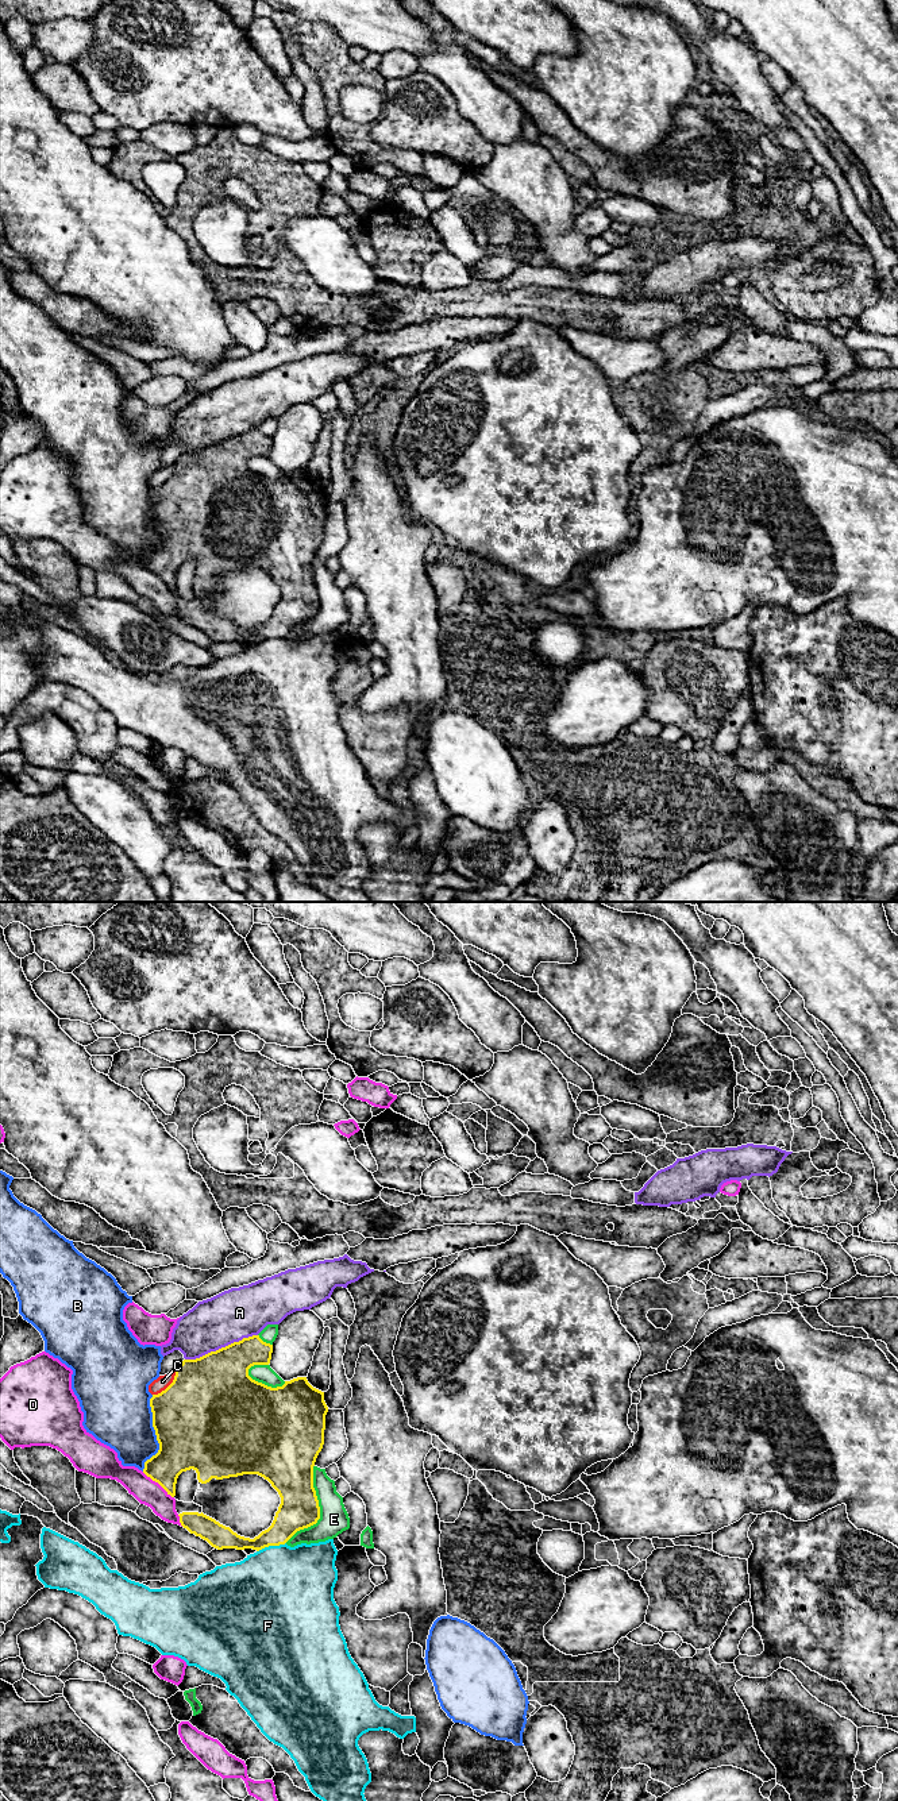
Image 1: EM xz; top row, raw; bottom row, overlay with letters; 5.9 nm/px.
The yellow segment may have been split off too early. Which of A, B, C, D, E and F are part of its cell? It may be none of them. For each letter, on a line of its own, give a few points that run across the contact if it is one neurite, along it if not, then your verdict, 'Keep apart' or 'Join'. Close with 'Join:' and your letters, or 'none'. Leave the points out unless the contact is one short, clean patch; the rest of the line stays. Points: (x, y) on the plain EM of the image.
A: Keep apart
B: Keep apart
C: Keep apart
D: Keep apart
E: Keep apart
F: Keep apart
Join: none

